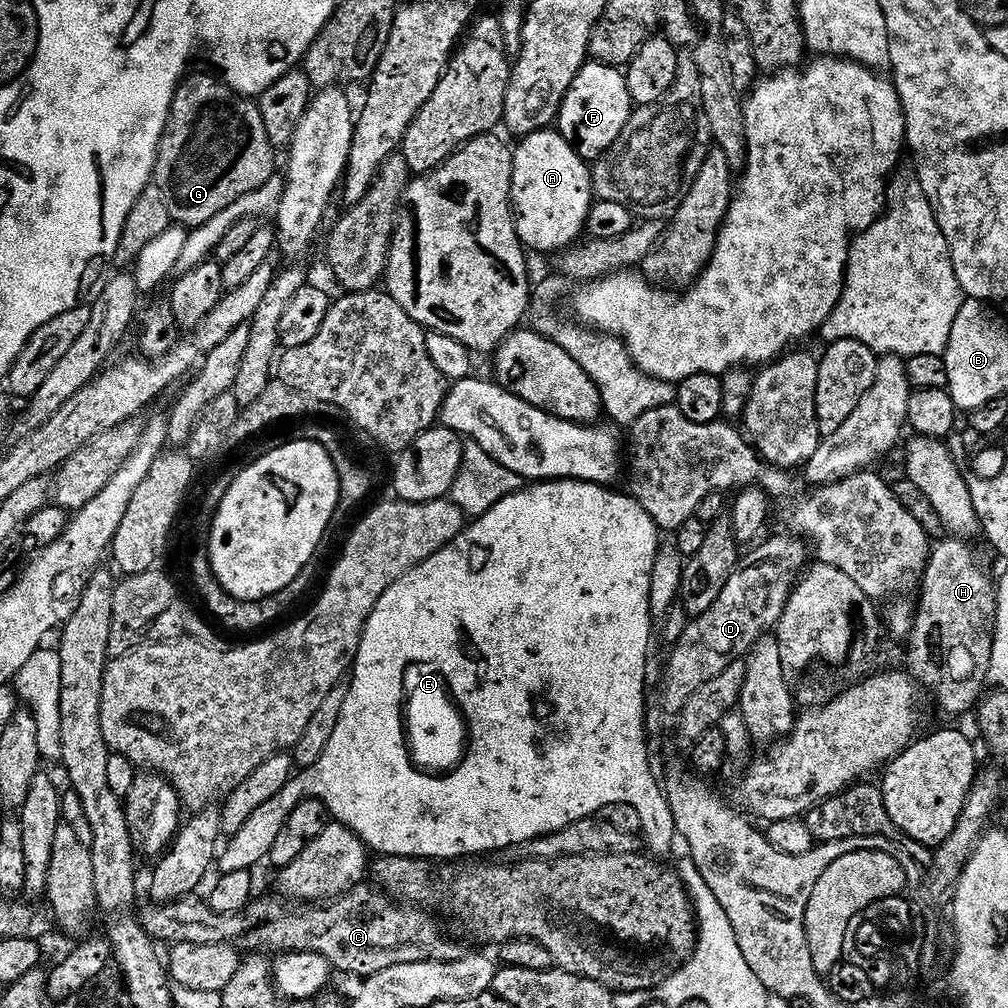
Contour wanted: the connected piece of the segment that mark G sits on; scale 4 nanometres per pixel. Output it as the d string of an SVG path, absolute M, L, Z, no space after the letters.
M215 75L192 76L180 81L174 94L168 125L160 139L156 155L154 184L166 194L168 209L173 221L191 230L210 222L216 214L233 206L244 195L273 183L276 172L277 149L273 148L260 117L257 101L235 95L227 84Z

